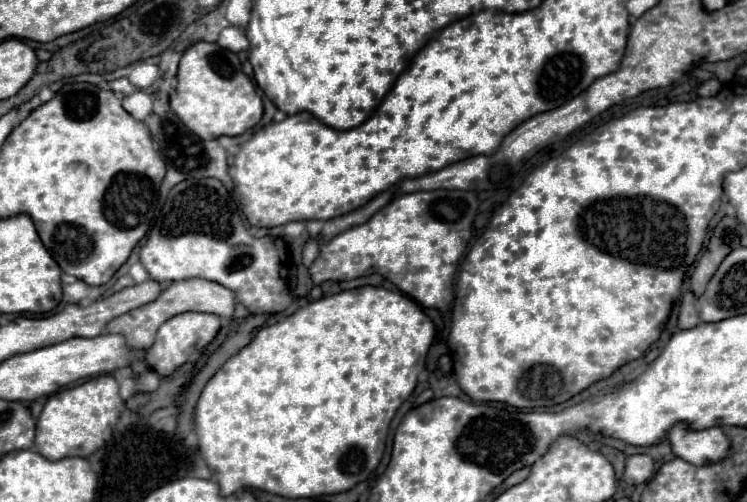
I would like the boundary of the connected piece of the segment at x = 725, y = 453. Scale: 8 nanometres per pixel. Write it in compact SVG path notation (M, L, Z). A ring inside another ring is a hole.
M675 425L669 433L673 453L693 465L709 465L729 457L731 443L721 427L689 431L685 425Z

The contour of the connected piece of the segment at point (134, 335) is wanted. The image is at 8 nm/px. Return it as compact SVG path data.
M183 279L183 281L171 281L163 287L159 297L147 305L141 305L125 315L115 317L107 325L107 333L121 333L127 337L129 347L133 349L149 349L153 345L155 333L163 321L187 313L187 311L201 311L201 313L215 313L219 317L231 317L235 309L235 295L229 289L223 289L223 285L215 285L207 279Z

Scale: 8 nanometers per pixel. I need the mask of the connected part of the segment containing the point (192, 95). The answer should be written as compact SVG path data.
M199 41L191 45L177 73L177 93L171 99L171 109L201 139L217 139L221 135L241 135L255 127L263 115L261 97L255 93L251 79L243 73L239 57L233 51L221 49L217 43Z

